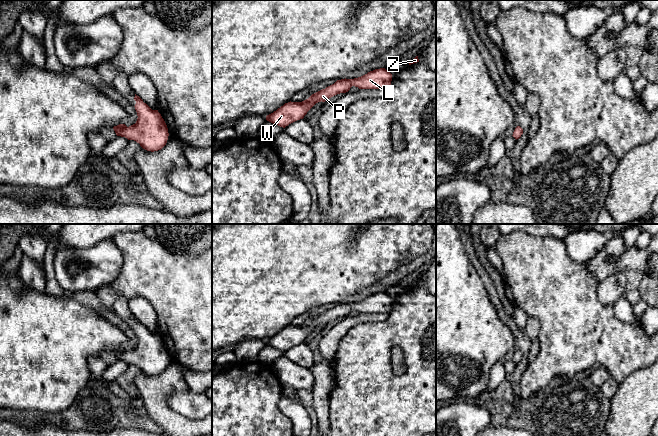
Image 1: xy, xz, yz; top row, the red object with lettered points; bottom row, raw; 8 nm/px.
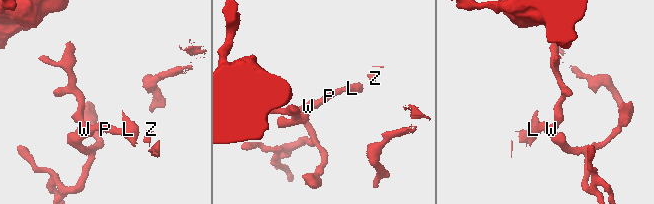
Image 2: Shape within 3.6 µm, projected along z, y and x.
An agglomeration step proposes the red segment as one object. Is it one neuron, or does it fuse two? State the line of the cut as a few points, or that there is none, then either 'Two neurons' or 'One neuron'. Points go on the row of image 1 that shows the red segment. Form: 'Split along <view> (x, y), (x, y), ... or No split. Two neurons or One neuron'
No split. One neuron

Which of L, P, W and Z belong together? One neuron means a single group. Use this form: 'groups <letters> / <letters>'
groups L P W Z

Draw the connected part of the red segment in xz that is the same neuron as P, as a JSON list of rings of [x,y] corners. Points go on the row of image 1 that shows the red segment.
[[[385,68],[375,69],[354,79],[337,80],[334,84],[312,94],[302,102],[288,102],[273,113],[266,116],[266,120],[285,128],[289,124],[303,119],[307,112],[318,102],[325,102],[329,98],[346,93],[352,86],[359,89],[389,89],[392,74]]]

